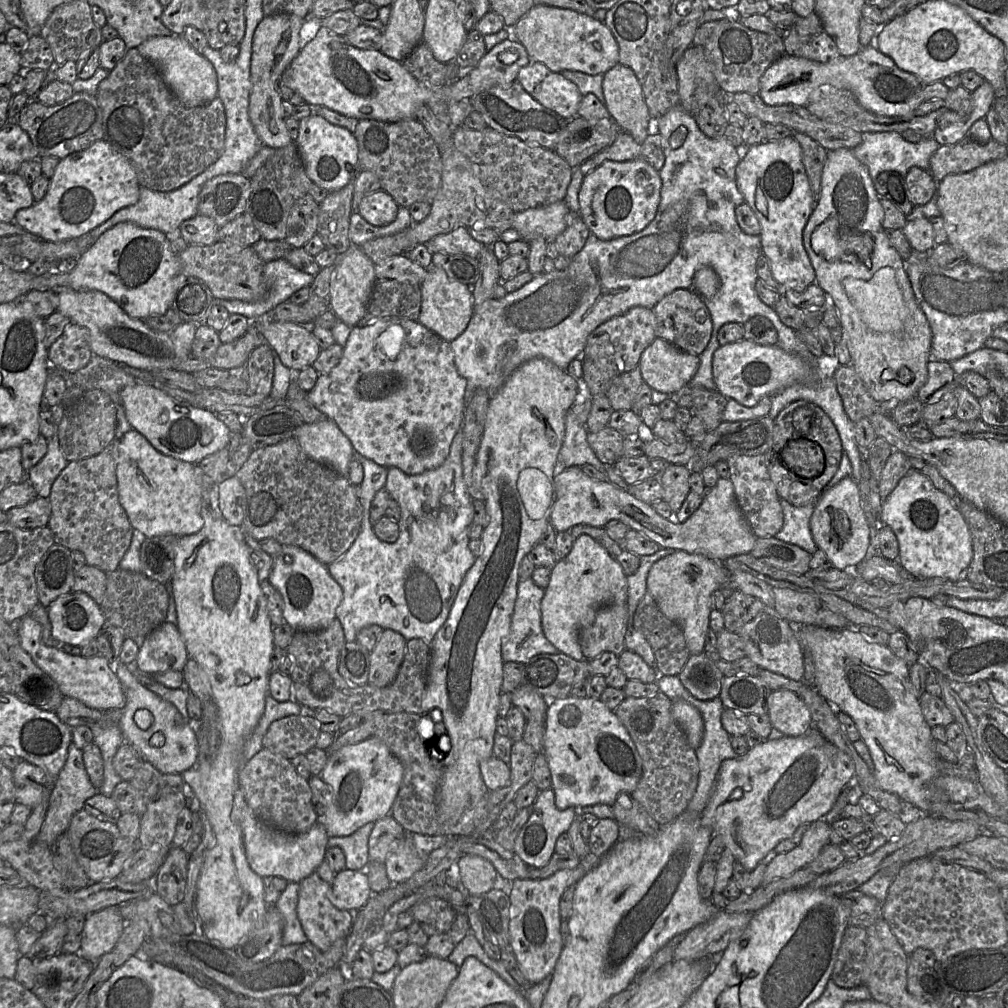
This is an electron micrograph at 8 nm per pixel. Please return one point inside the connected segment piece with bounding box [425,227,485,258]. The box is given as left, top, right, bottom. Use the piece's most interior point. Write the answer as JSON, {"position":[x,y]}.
{"position":[459,241]}

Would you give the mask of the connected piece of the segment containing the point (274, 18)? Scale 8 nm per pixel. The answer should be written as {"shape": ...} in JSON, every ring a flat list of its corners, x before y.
{"shape":[[292,14,264,16,253,37,249,117,263,145,274,149,293,141,283,115,279,83,284,71,300,51,300,29,304,21,305,19]]}

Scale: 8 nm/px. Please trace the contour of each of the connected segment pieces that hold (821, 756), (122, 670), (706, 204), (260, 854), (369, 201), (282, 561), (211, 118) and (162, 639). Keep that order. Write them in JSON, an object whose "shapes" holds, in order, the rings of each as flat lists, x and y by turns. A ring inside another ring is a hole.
{"shapes":[[[813,728,810,729,808,733,799,737,784,736,776,740,765,739,761,744,751,748,746,754,721,762,714,790,707,806,700,815,700,822,705,827,709,827,713,831,713,835,717,834,723,838,725,848,731,850,735,860,739,861,747,870,753,870,779,842,792,837,799,826,811,824,818,819,824,818,831,810,838,796,847,786,854,773,855,766,851,758,845,752,826,740,819,731]],[[117,661,113,664,113,667,126,698,126,704,120,711,121,718,118,723,124,741,135,748,142,760,149,762,164,774,182,775,194,767,199,761,199,747,195,726,185,721,172,703,162,699,139,683,126,664],[140,709,146,709,152,715,152,723,147,729,141,729,135,722,135,713]],[[681,105,669,110,659,119,650,118,648,135,659,133,661,136,665,163,659,171,662,181,660,204,655,218,641,232,612,240,600,240,590,234,579,253,570,259,564,270,554,270,535,275,530,282,518,290,507,293,501,299,488,299,474,305,473,315,463,333,449,342,454,354,458,373,466,379,465,406,476,389,484,389,490,395,496,392,508,377,522,364,542,357,559,368,566,370,568,364,581,358,588,336,607,320,626,313,633,307,642,306,652,309,666,295,677,289,694,291,693,278,698,269,711,267,718,275,720,287,714,297,702,300,708,308,712,320,712,333,705,350,698,356,699,367,693,378,679,391,687,393,693,387,703,387,717,391,712,376,712,358,720,347,718,331,726,323,744,324,754,316,763,316,774,325,777,331,776,347,788,354,800,357,815,370,816,378,809,382,795,383,777,394,770,396,769,416,775,420,778,414,790,403,798,400,812,402,820,407,831,419,841,439,843,452,848,456,852,473,851,478,859,484,861,478,861,455,855,441,854,424,844,411,841,397,832,377,833,367,822,372,817,368,815,358,798,338,797,331,784,325,772,307,765,305,758,297,755,285,758,280,757,261,762,256,760,235,745,234,737,220,735,210,745,200,737,188,736,167,743,157,725,137,710,139,699,129,694,116]],[[240,788,234,793,232,819,241,827,244,850,251,869,261,877,279,876,300,883,325,860,328,835,318,821,305,833,289,834,261,822,247,804]],[[380,189,362,198,358,213,374,226,386,226,396,219,398,208,395,199]],[[283,545,280,552,273,557,268,580,283,598,285,622,295,631,327,628,336,618,336,609,343,598,342,588,330,575,327,565,295,545]],[[129,48,123,59,112,69,109,75,98,86,97,101,102,111,102,124,104,129,103,140,109,143,116,151,124,155,131,162,140,186,153,191,168,192,175,190,188,183,197,175,204,172,210,165,215,163,223,154,225,145,226,115,224,105,219,97,211,102,197,107,186,107,168,88,156,66,144,58,137,48]],[[164,622,142,641,134,665,152,674,183,671,189,655,176,624]]]}

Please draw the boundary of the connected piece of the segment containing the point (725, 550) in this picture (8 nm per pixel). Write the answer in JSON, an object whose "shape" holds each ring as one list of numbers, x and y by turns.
{"shape":[[571,466,555,476,555,495,550,524,557,532,566,532,576,525,605,527,611,520,620,520,630,529,643,533,656,542,661,548,670,548,692,554,701,554,713,560,722,562,732,556,751,553,756,543,756,536,741,512,735,497,734,485,730,479,719,478,712,489,704,495,700,508,684,523,674,519,668,520,655,512,652,505,635,498,629,490,619,489,608,481,601,482,585,475,580,467]]}

